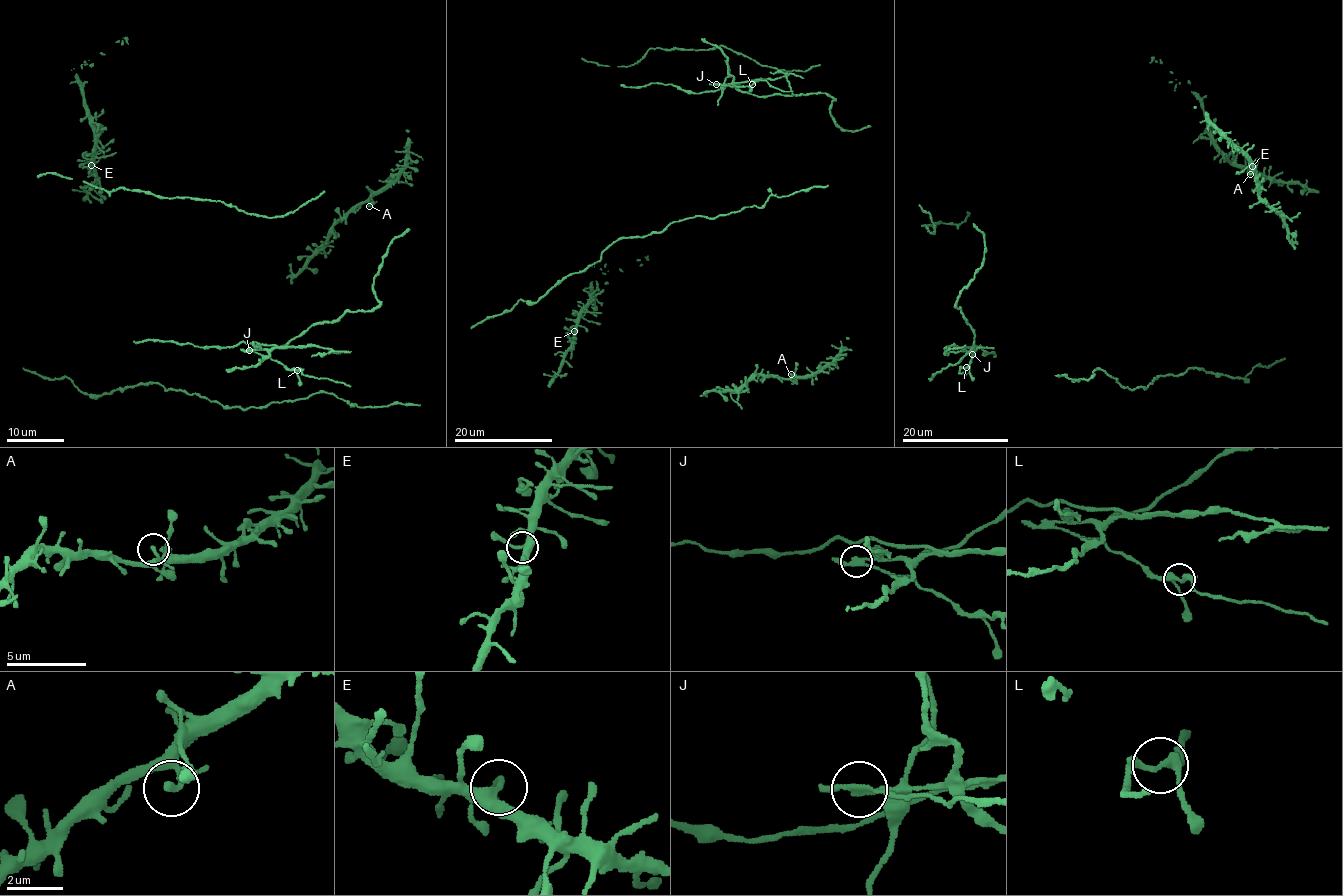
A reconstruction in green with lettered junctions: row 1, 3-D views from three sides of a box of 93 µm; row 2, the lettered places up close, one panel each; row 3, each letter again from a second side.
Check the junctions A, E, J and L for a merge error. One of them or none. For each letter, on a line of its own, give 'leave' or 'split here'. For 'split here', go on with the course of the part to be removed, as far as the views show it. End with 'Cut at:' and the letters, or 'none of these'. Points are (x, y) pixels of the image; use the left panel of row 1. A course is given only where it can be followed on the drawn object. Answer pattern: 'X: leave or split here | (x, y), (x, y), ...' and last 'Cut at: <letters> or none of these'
A: leave
E: leave
J: split here | (249, 350), (270, 351), (347, 311), (370, 310), (379, 304), (374, 283), (385, 253), (410, 229)
L: leave
Cut at: J

